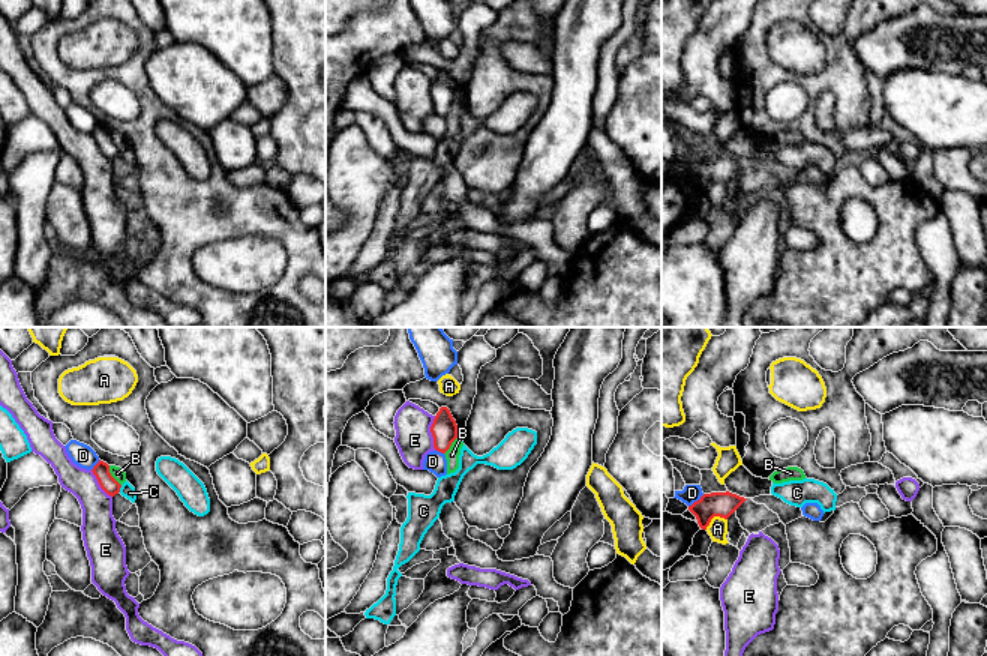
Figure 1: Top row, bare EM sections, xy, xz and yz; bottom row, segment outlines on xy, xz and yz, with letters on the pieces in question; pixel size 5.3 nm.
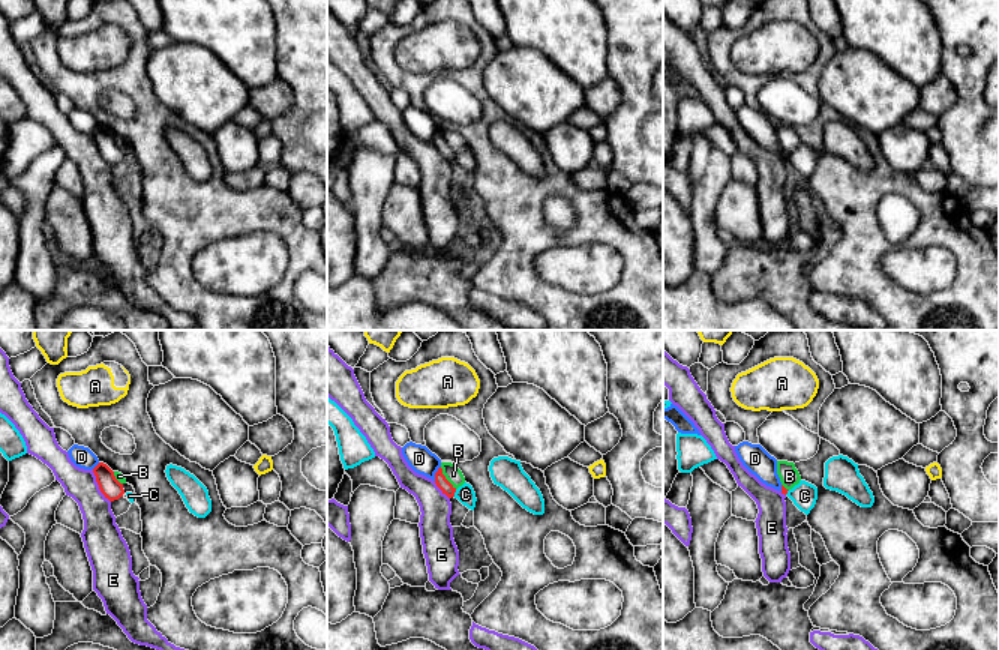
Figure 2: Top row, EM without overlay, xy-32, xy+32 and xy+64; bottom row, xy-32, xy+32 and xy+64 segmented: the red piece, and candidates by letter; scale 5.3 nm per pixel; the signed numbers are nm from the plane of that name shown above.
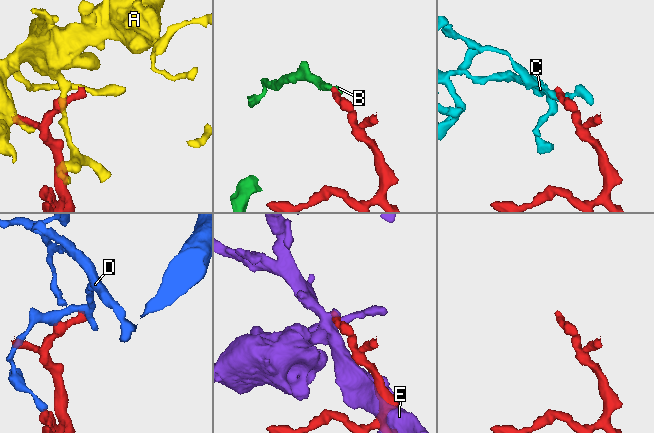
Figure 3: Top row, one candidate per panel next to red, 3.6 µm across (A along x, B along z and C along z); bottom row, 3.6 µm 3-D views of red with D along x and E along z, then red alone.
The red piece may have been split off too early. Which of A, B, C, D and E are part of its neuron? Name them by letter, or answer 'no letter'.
no letter

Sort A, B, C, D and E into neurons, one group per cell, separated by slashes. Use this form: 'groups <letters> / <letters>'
groups A / B / C / D / E

